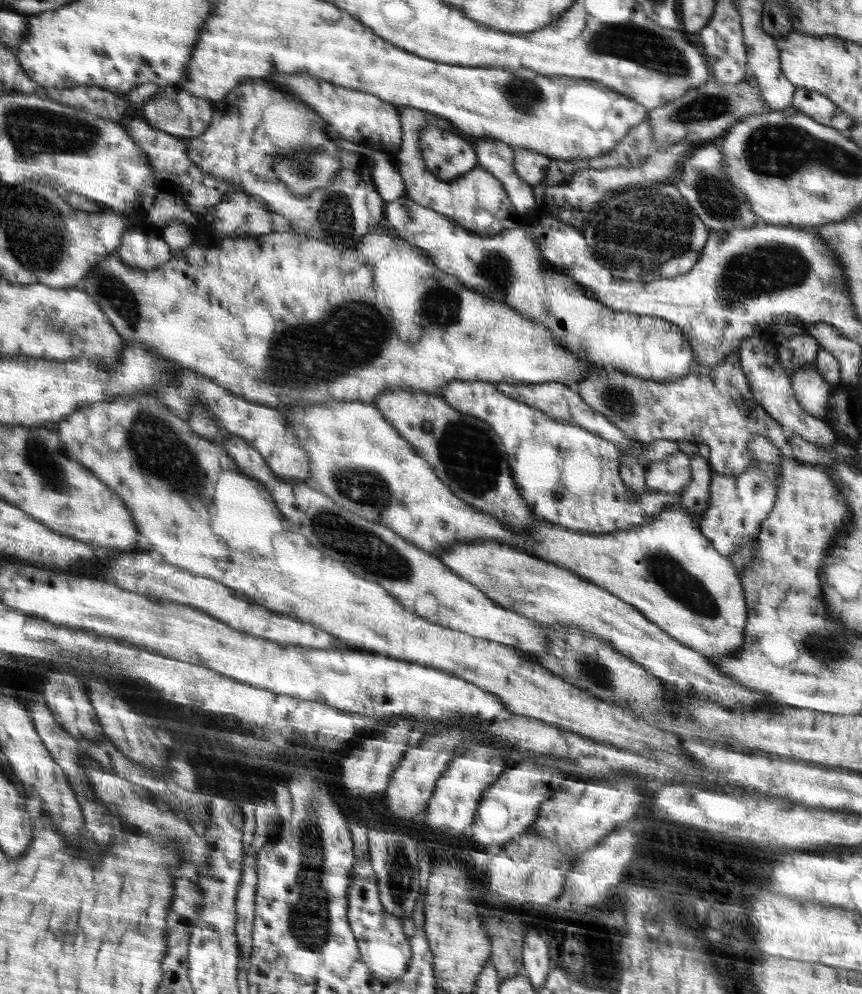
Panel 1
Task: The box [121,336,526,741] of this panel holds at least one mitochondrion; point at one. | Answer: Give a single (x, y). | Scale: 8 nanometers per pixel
(156, 447)

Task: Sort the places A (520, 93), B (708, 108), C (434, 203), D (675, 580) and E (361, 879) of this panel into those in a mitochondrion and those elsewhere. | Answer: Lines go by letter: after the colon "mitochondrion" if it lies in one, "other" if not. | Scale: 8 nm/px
A: mitochondrion
B: mitochondrion
C: other
D: mitochondrion
E: other

